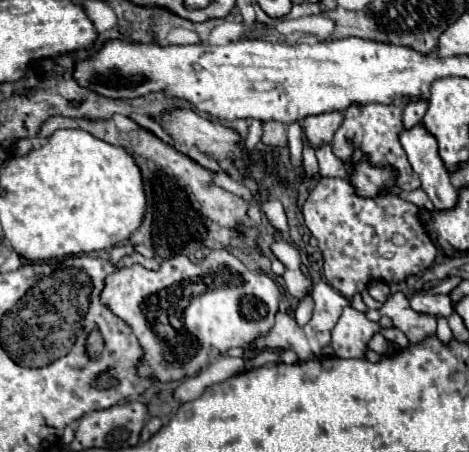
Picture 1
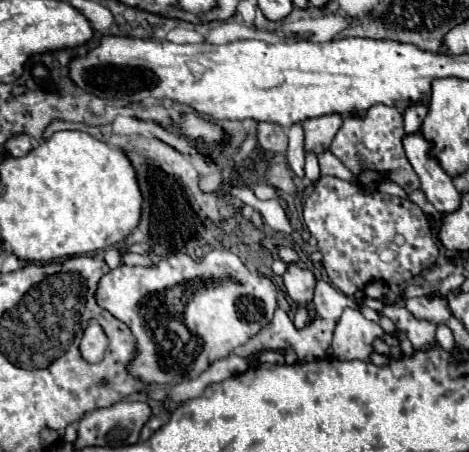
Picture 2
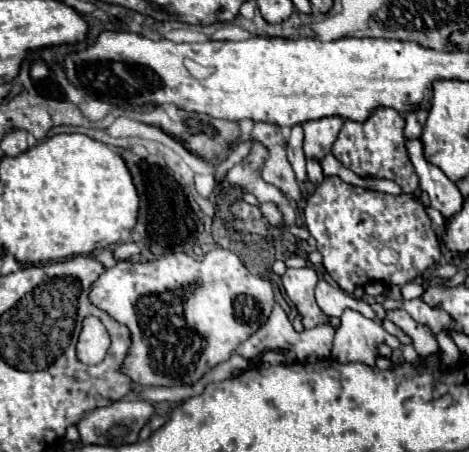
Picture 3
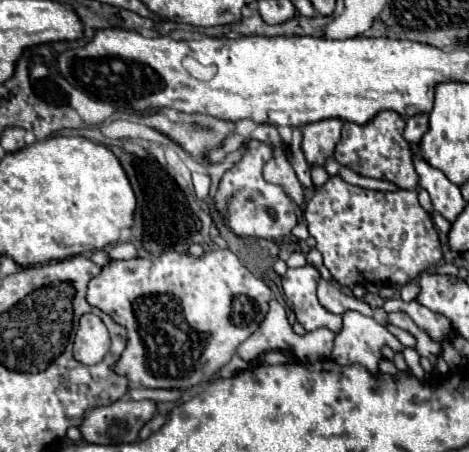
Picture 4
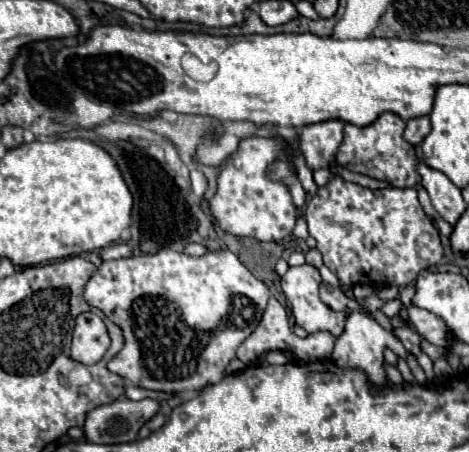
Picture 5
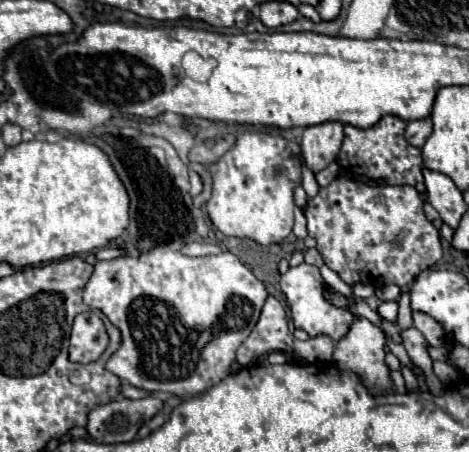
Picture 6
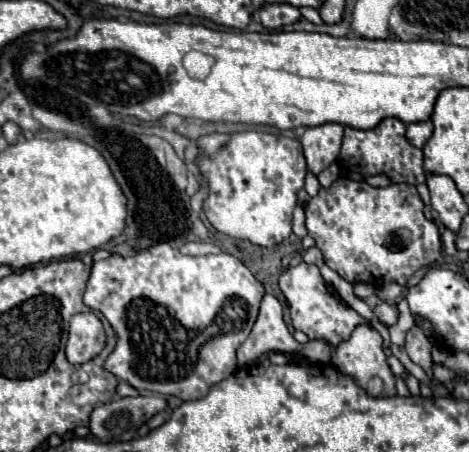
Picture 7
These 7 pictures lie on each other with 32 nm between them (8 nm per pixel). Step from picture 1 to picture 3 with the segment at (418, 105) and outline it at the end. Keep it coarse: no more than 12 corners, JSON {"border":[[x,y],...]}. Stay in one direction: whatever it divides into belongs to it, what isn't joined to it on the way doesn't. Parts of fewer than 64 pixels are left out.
{"border":[[418,108],[406,116],[404,136],[420,138],[428,112]]}

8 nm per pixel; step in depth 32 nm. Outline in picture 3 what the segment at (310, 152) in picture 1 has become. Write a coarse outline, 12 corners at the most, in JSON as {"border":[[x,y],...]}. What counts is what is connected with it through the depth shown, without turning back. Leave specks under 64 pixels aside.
{"border":[[307,160],[307,182],[300,182],[304,195],[324,179],[319,162]]}

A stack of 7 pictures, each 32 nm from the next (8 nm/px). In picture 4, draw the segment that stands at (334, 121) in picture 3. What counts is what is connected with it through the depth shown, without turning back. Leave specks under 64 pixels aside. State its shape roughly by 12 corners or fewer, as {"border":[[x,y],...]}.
{"border":[[342,120],[302,126],[302,152],[324,166],[340,142]]}

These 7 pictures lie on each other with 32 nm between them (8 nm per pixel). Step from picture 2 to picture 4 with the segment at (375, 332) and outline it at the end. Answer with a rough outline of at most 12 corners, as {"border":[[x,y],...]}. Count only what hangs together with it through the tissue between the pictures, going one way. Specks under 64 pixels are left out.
{"border":[[344,312],[332,358],[380,376],[382,348],[404,346],[374,318]]}

